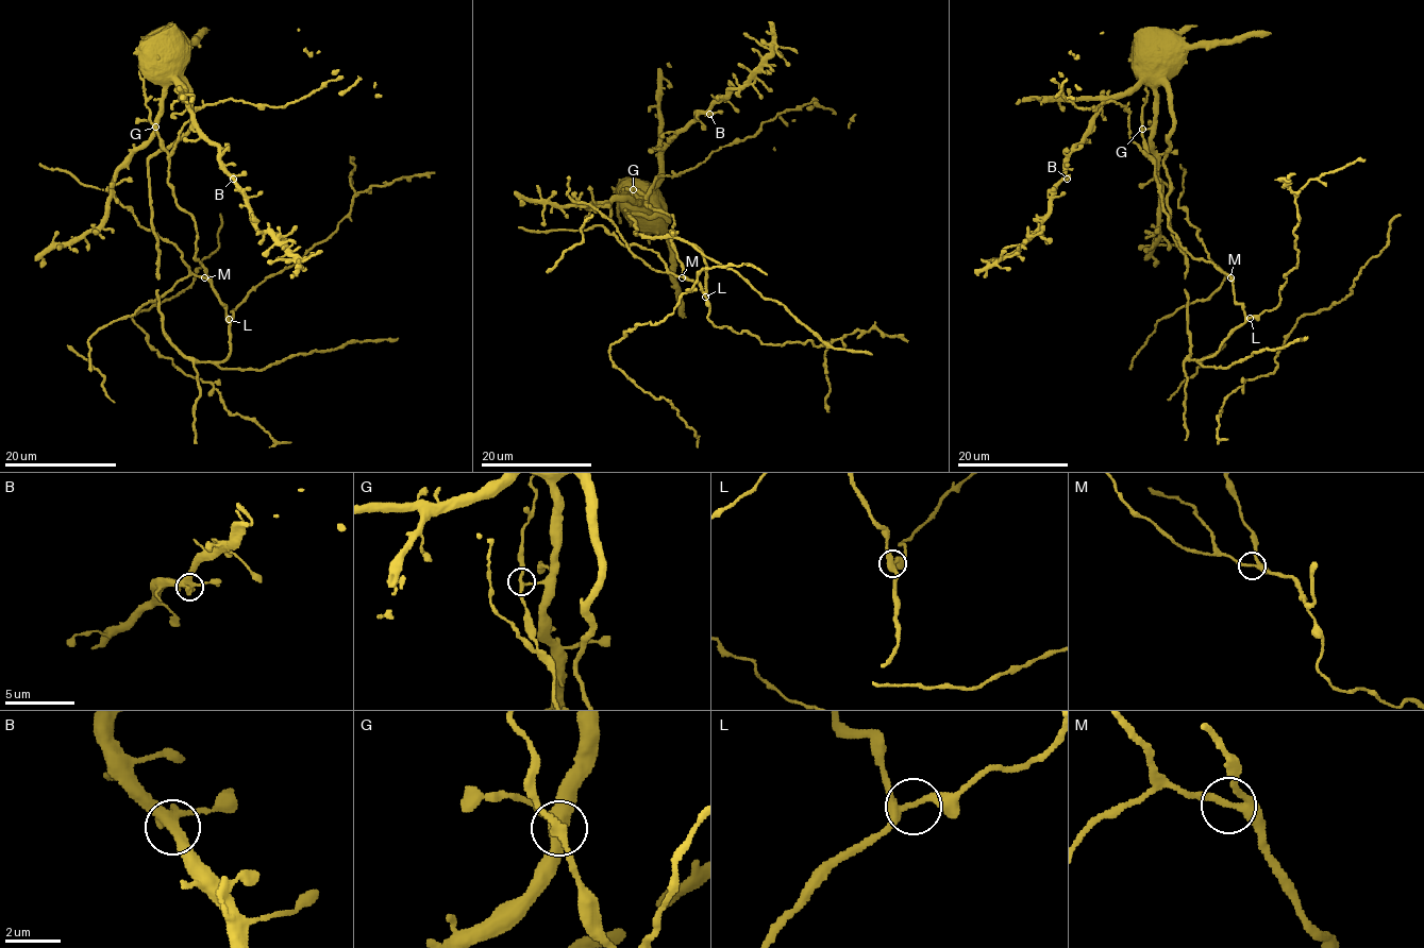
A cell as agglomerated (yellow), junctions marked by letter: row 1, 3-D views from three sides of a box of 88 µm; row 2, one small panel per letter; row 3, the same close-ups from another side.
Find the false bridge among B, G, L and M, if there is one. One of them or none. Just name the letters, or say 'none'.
none

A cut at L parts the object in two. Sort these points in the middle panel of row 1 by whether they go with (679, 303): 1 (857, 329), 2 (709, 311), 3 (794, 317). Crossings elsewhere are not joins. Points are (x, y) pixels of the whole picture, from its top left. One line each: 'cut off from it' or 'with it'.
1: cut off from it
2: cut off from it
3: with it

